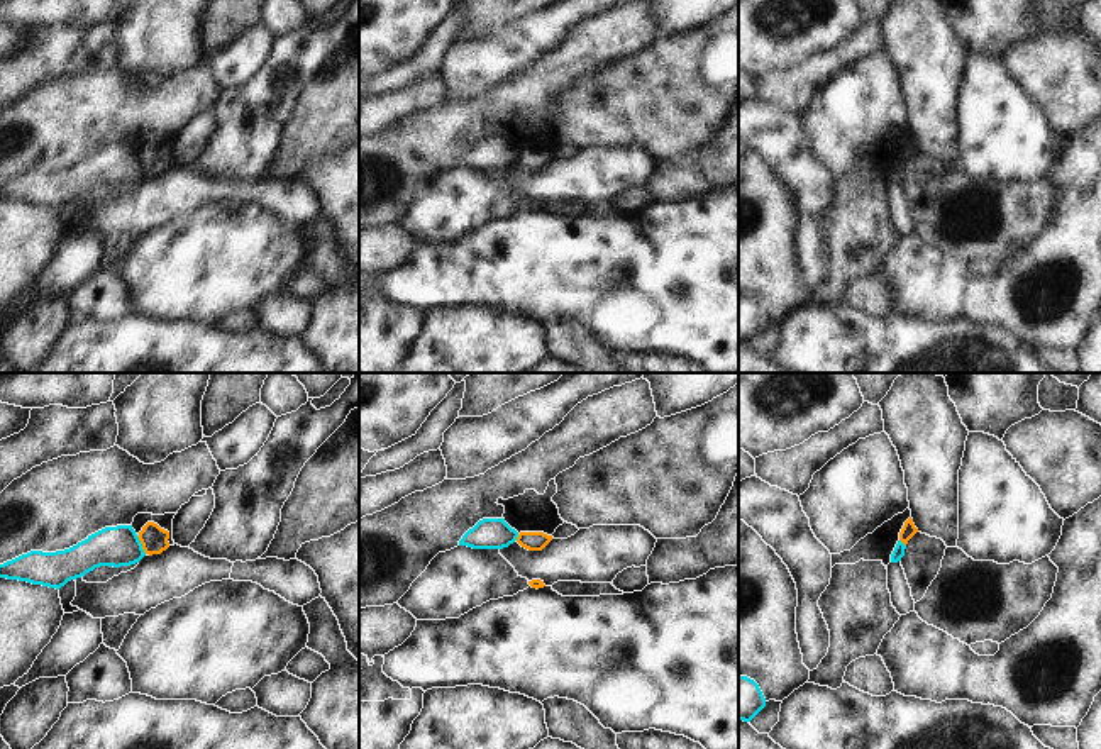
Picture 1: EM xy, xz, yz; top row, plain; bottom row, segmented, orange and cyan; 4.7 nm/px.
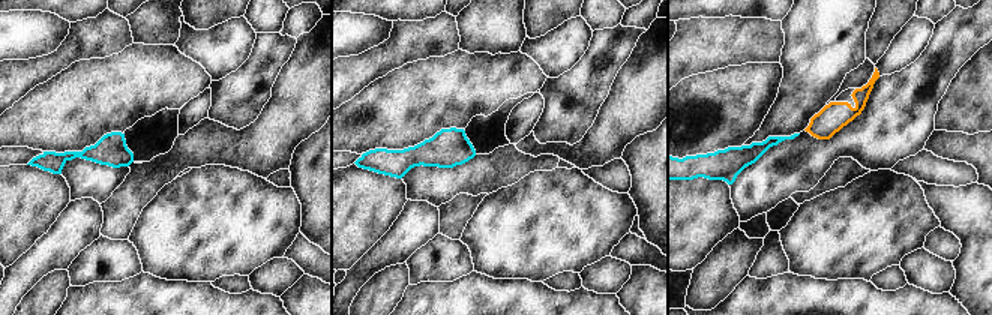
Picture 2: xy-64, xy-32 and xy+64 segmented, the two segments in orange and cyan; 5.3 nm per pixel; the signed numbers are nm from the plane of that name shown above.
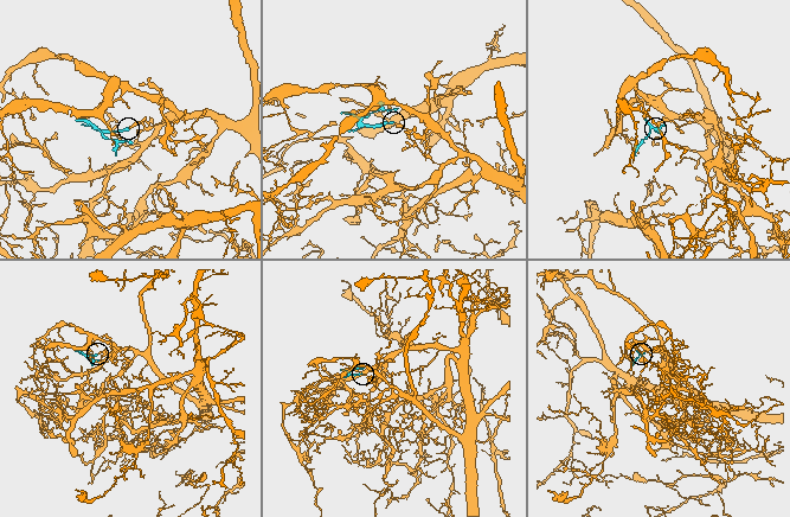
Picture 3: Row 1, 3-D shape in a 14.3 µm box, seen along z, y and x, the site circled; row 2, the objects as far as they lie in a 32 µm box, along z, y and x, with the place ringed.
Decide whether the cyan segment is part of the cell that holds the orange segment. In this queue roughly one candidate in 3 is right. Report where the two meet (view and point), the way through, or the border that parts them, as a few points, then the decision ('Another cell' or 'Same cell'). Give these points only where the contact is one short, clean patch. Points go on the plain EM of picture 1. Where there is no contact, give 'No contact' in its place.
Touches orange at xy (141, 163). Another cell

